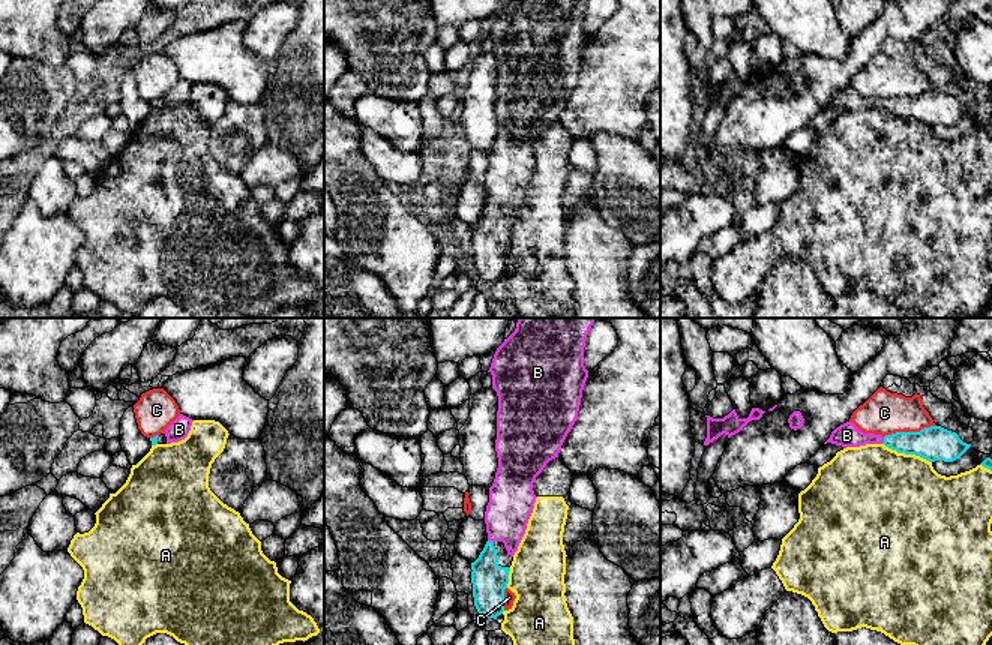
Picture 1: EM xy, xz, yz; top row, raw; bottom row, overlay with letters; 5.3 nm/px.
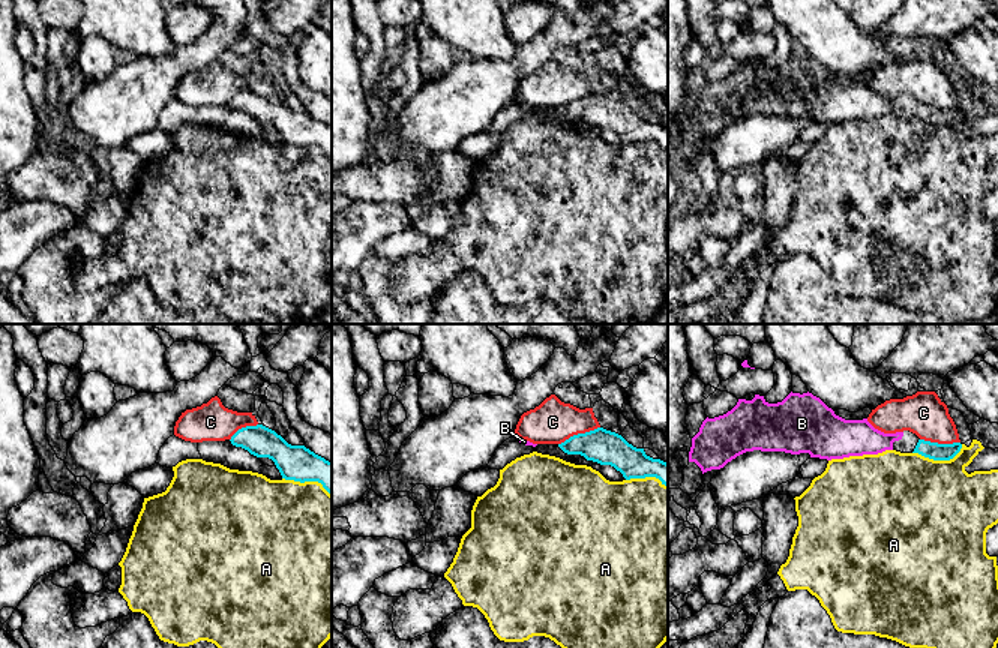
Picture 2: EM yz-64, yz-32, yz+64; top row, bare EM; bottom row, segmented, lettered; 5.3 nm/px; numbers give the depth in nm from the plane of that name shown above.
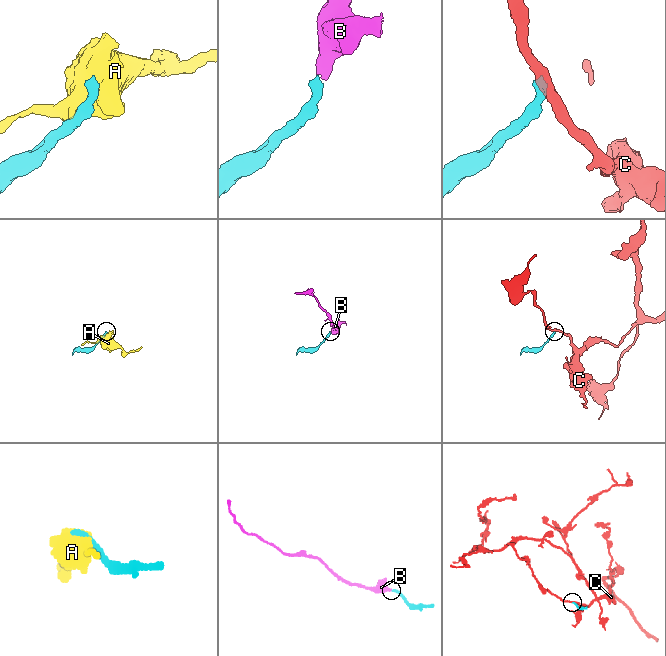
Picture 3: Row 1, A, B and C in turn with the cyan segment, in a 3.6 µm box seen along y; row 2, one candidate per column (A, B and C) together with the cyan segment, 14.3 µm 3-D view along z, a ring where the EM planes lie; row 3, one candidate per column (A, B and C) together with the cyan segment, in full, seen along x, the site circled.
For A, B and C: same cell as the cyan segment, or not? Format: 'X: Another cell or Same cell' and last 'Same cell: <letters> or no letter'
A: Another cell
B: Same cell
C: Another cell
Same cell: B

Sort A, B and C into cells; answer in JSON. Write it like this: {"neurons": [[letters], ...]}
{"neurons": [["A"], ["B"], ["C"]]}

